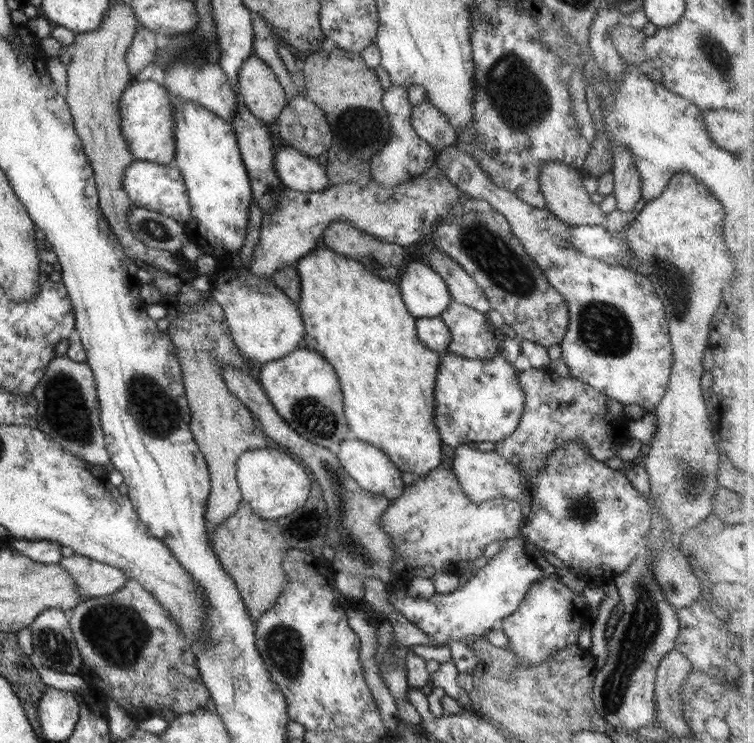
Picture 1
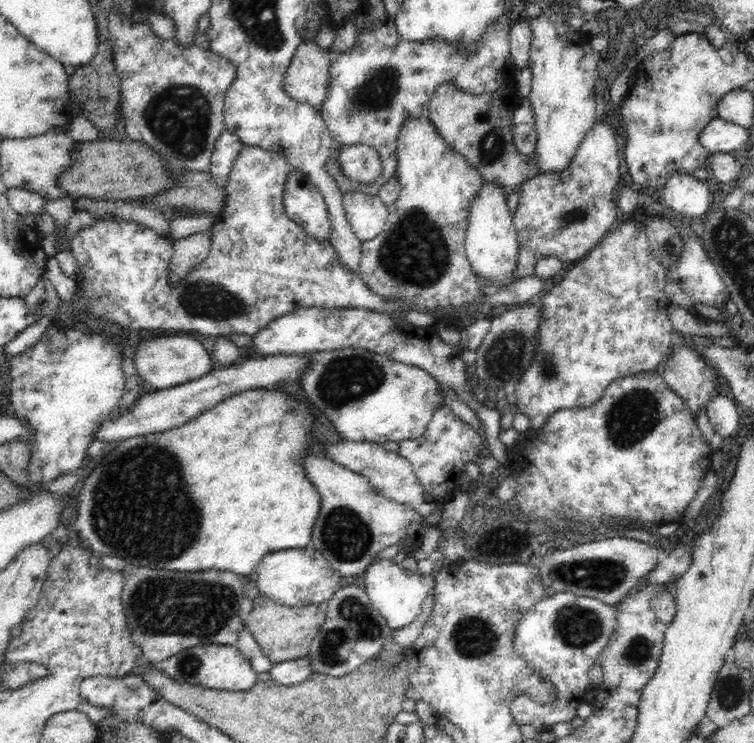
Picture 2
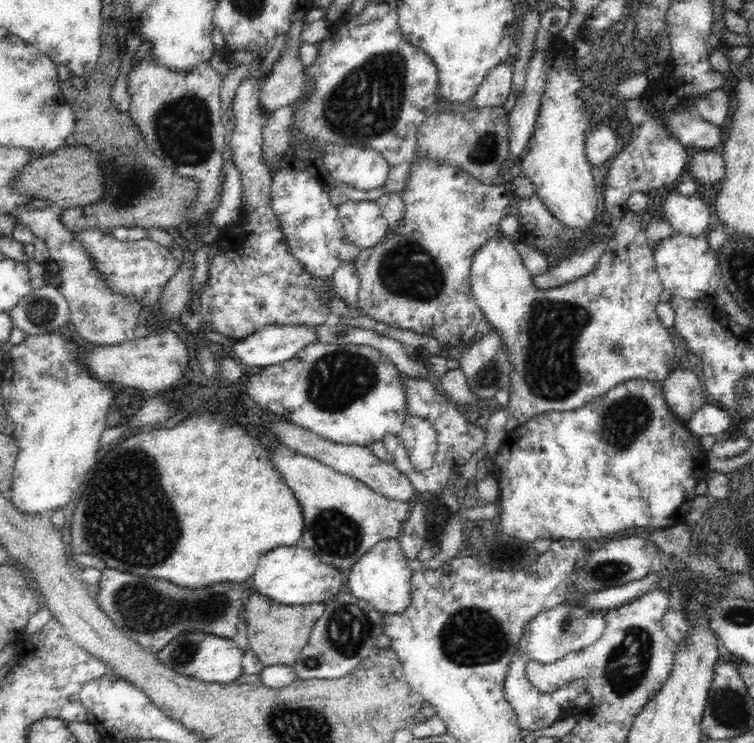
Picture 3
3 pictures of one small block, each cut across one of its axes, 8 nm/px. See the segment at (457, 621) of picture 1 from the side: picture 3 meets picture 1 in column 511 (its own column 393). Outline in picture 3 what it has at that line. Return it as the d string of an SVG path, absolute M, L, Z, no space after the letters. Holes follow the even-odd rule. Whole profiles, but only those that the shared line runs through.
M397 538L381 540L352 566L348 576L348 592L373 604L382 613L402 614L410 606L412 574L413 570L408 567L408 559L402 552L399 540Z

